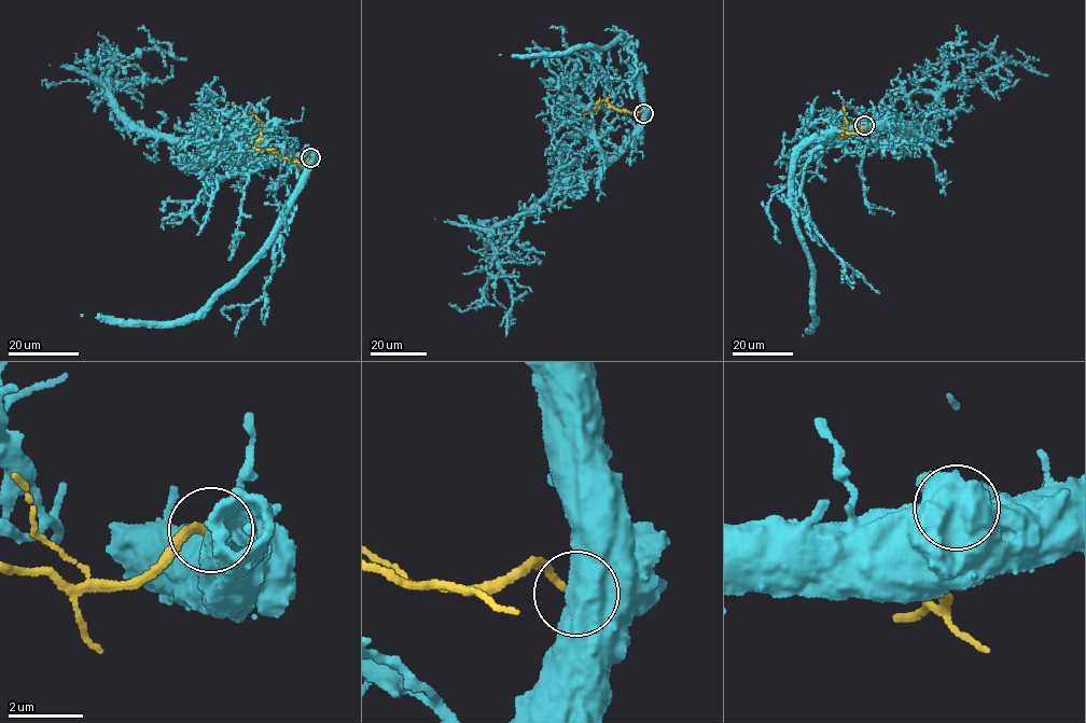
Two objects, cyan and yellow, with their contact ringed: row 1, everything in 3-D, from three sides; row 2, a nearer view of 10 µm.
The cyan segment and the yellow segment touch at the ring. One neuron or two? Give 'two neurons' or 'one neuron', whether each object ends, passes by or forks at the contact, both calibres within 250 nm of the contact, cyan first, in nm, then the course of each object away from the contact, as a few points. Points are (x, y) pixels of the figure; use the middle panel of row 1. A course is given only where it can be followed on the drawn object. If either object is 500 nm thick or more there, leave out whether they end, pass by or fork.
two neurons; 700 nm thick on the cyan side, 190 nm on the other; cyan runs (643, 114), (642, 129), (603, 165), (564, 180), (490, 232), (486, 303), (461, 310), (450, 303); yellow runs (643, 114), (614, 109), (604, 100), (596, 105), (597, 110), (583, 116)

